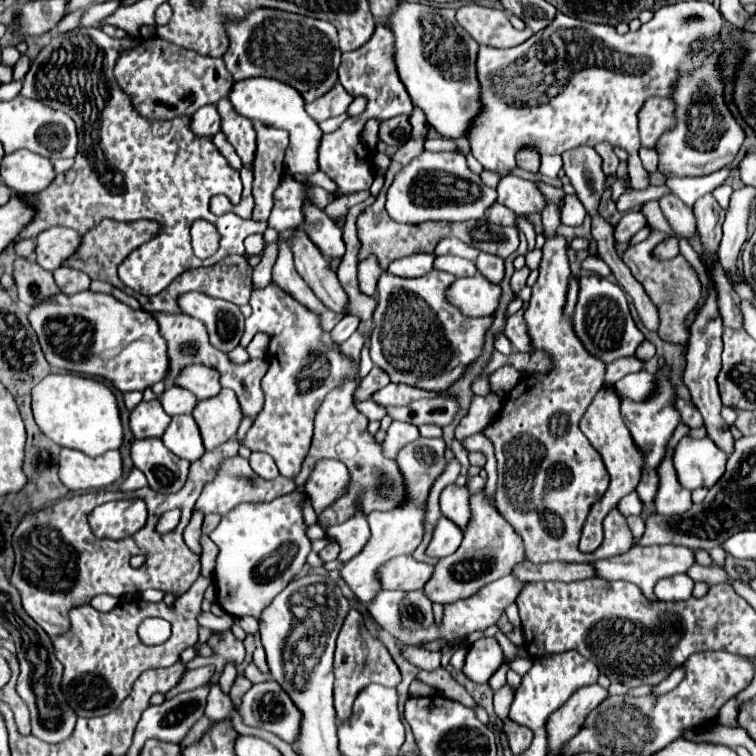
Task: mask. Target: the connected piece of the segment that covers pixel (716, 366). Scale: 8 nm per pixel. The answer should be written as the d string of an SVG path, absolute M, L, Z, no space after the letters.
M715 290L711 292L709 300L705 302L705 306L701 308L697 320L691 326L691 338L689 338L689 352L687 352L687 368L683 374L683 382L691 392L691 398L695 402L695 406L699 408L703 420L705 420L705 428L707 428L707 436L727 454L733 454L733 436L729 432L729 426L723 422L721 418L721 396L719 396L719 388L717 388L717 376L721 372L721 352L723 352L723 342L721 342L721 334L723 334L723 322L717 310L717 296Z

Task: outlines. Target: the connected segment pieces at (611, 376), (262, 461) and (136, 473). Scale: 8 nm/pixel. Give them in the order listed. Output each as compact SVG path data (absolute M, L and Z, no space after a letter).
M619 358L617 362L607 366L605 382L607 384L615 384L619 378L623 378L623 376L627 376L631 372L639 372L641 366L643 366L643 362L637 360L637 358Z
M253 452L251 458L249 458L249 464L251 468L265 480L273 480L279 476L279 470L273 462L273 458L269 454L263 454L263 452Z
M131 468L129 476L127 476L125 482L119 486L119 490L121 490L121 492L133 492L133 490L137 490L137 488L141 488L141 486L147 486L145 474L143 474L141 470L137 470L137 468Z

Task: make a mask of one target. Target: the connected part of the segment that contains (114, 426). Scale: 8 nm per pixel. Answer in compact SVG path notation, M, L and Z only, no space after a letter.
M47 374L31 392L33 416L41 432L59 446L75 448L87 456L117 450L123 442L119 408L113 392L99 380L77 374Z

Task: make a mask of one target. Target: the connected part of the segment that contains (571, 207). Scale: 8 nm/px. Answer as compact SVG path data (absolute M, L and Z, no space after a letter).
M567 194L565 196L565 204L561 210L561 222L567 226L579 226L585 218L585 206L581 204L581 200L575 194Z

